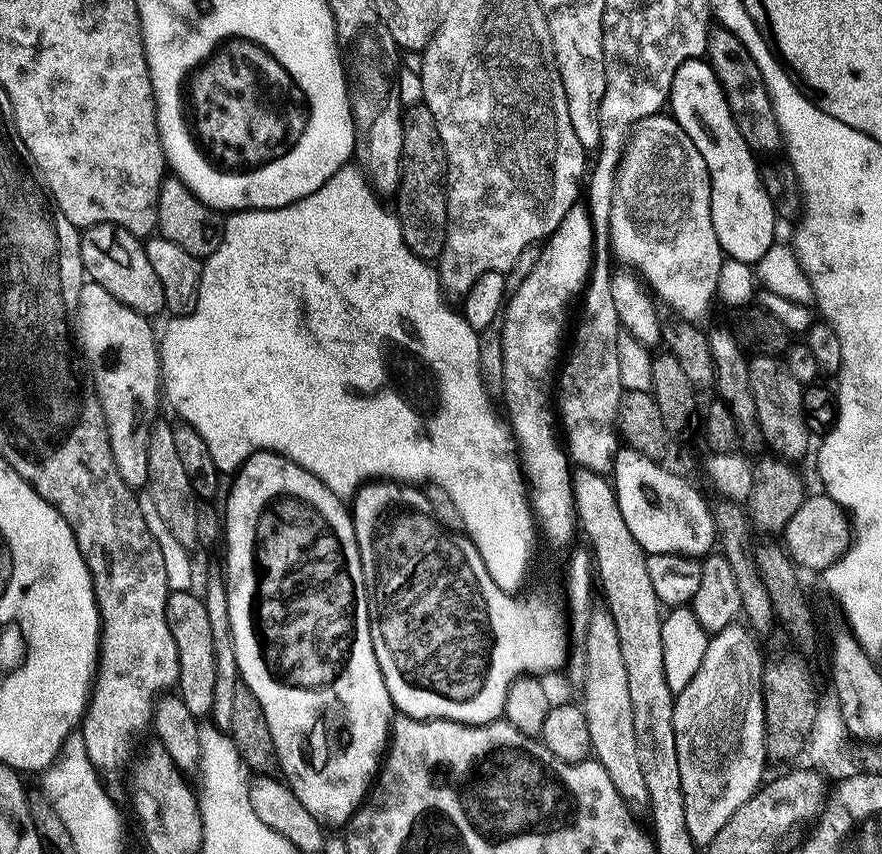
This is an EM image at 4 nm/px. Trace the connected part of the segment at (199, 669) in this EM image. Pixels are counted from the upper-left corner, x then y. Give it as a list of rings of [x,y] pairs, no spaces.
[[[195,591],[172,592],[166,606],[166,622],[170,626],[170,634],[174,634],[174,646],[178,646],[178,695],[192,716],[211,717],[214,710],[214,689],[218,687],[218,654],[214,650],[210,614],[203,599]]]

